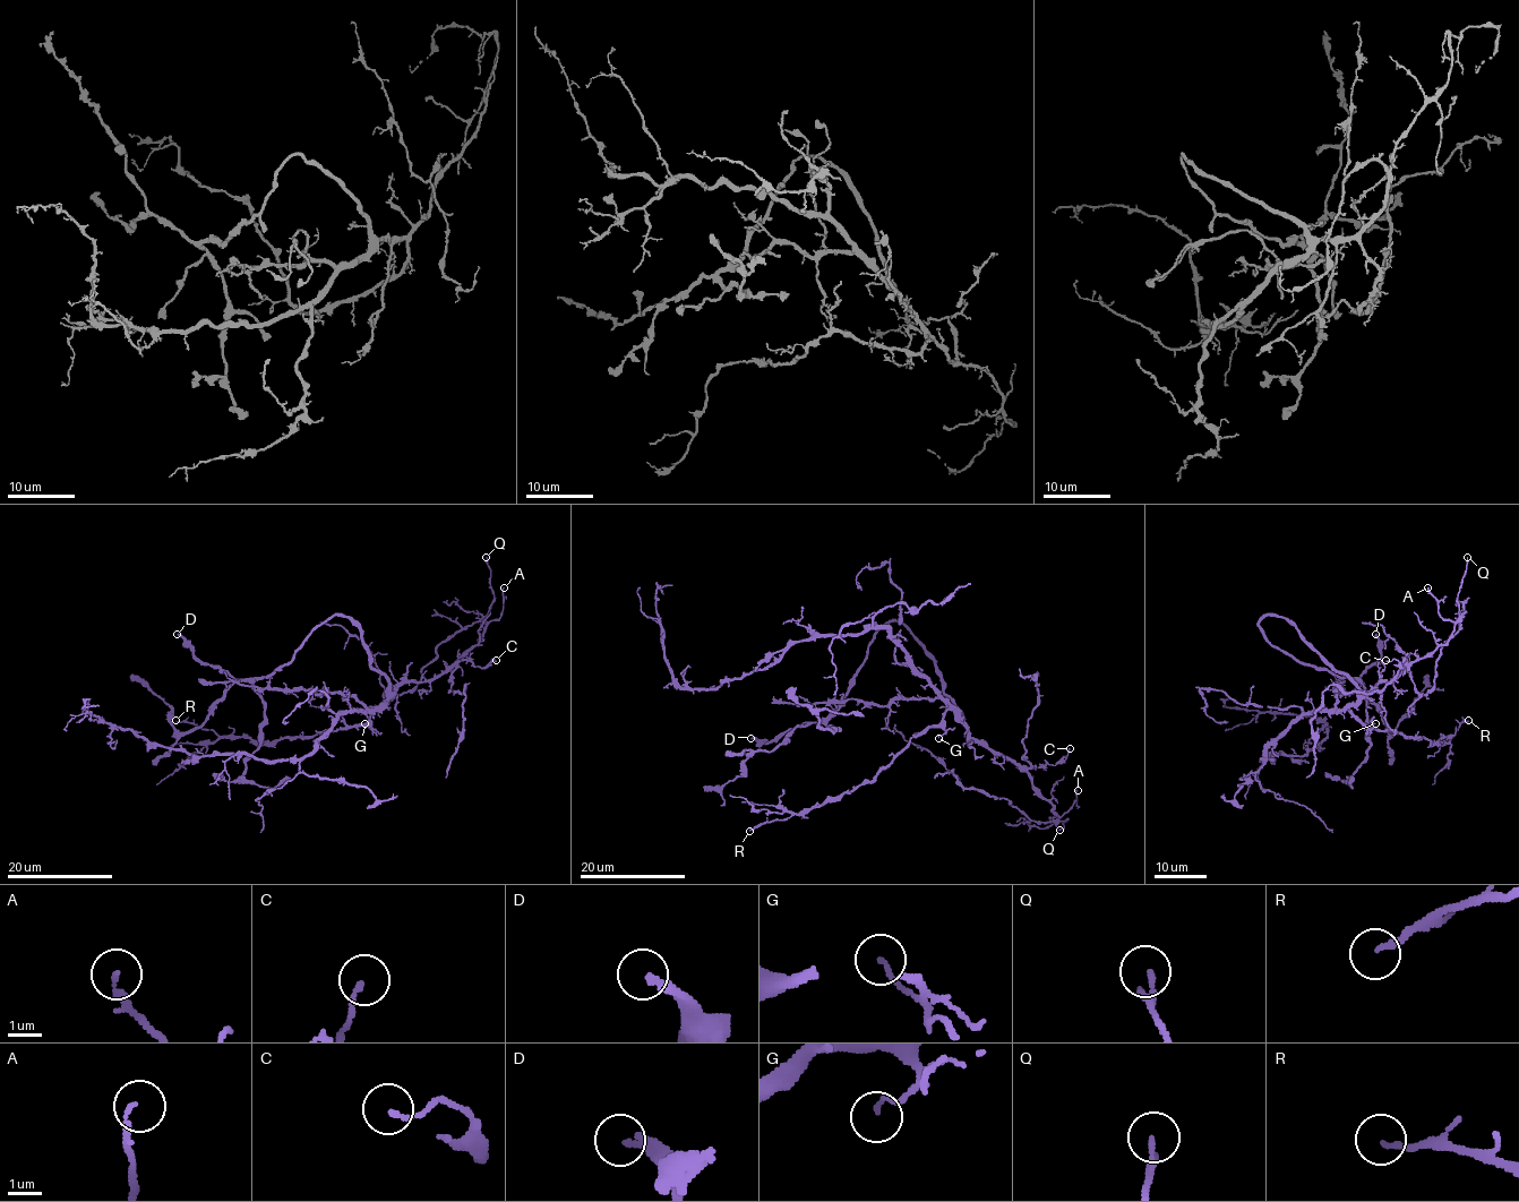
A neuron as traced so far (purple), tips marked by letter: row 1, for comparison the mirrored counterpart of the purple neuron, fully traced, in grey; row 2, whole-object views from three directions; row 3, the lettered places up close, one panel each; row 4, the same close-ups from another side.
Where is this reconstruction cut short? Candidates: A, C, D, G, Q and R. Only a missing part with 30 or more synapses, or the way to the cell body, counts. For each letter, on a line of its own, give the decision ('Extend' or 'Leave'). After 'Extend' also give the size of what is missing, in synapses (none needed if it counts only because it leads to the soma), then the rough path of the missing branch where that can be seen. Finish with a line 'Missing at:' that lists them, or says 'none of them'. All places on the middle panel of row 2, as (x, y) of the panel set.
A: Leave
C: Leave
D: Extend. Roughly 40 synapses. Course of what is missing: (751, 738), (724, 735), (696, 755), (663, 753), (659, 748), (655, 732), (662, 724)
G: Leave
Q: Leave
R: Leave
Missing at: D

